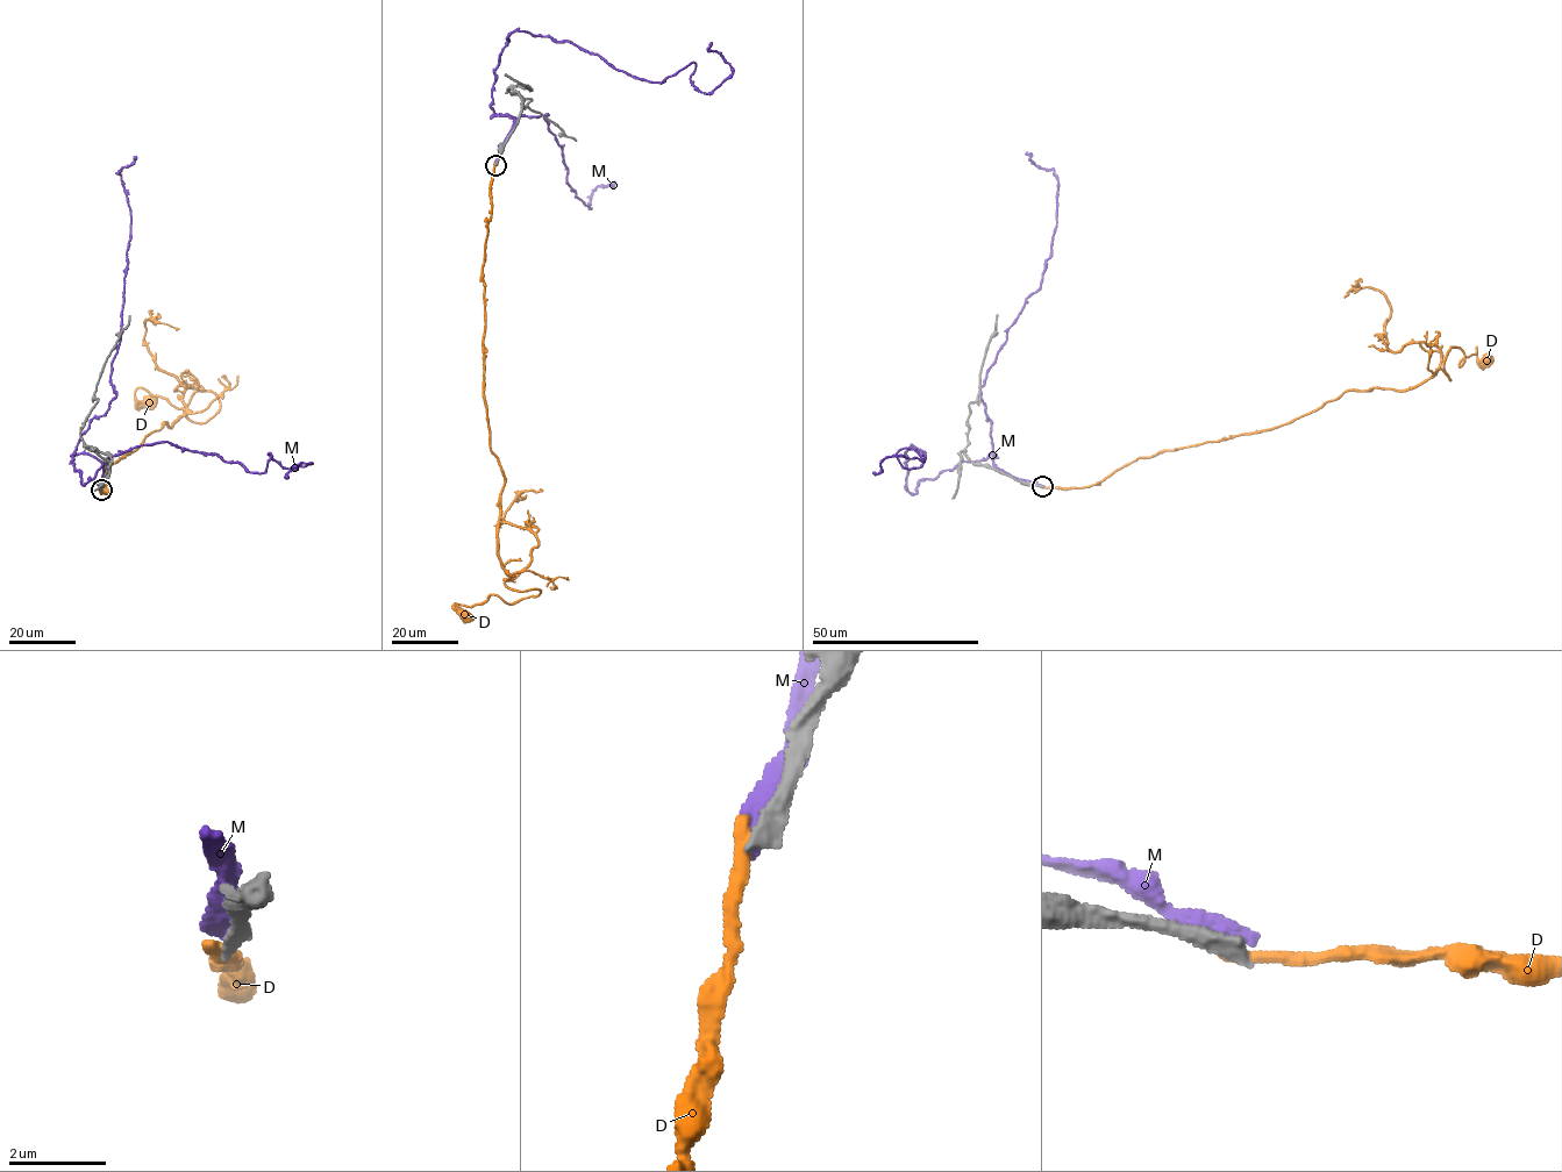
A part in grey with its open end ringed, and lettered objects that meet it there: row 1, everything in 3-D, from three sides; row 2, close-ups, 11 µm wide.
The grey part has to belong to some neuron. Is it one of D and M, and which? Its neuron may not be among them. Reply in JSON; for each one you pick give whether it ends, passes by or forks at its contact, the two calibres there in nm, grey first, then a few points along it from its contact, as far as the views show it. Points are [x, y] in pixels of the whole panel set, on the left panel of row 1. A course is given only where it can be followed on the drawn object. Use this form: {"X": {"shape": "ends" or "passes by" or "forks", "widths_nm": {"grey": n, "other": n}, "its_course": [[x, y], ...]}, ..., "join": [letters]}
{"join": []}

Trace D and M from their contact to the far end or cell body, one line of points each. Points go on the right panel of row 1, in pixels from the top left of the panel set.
D: (1042, 487), (1271, 429), (1345, 391), (1449, 380), (1449, 348), (1485, 362)
M: (1040, 486), (991, 452), (914, 493), (911, 444), (922, 465), (900, 464), (905, 448), (924, 461), (872, 471)

